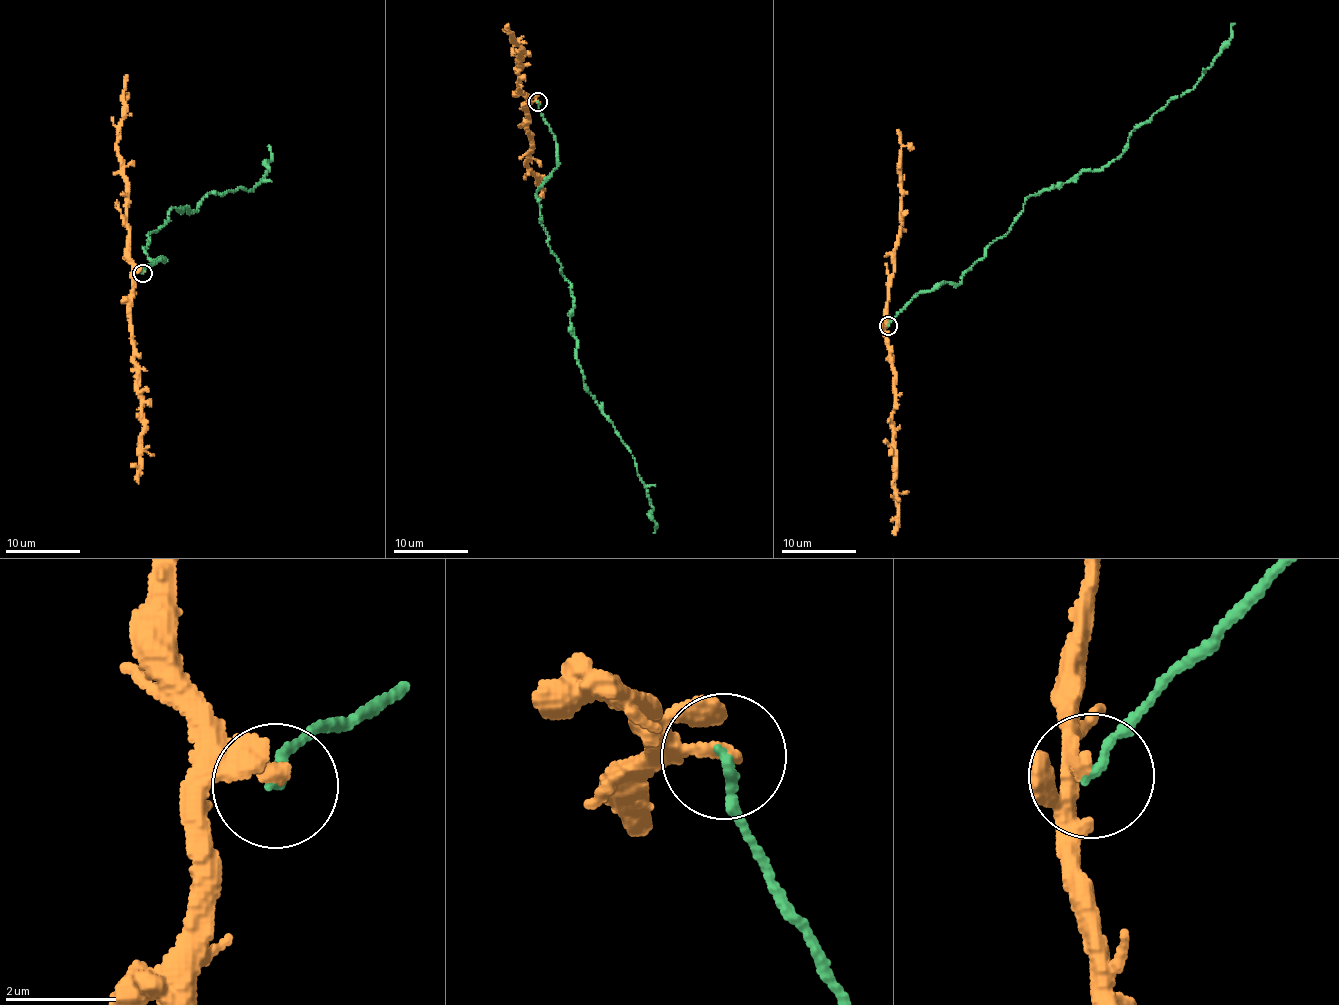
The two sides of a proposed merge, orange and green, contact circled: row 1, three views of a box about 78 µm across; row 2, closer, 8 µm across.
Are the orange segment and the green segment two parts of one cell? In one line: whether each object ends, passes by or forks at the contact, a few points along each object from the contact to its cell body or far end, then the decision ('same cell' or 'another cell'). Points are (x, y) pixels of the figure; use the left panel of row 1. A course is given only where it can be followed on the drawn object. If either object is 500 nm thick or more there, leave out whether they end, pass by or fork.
orange ends; green ends; course orange (143, 273), (137, 269), (134, 275), (131, 321), (136, 394), (144, 426), (138, 483); course green (143, 273), (163, 263), (145, 247), (167, 211), (189, 214), (209, 193), (253, 191), (270, 168), (267, 146); another cell

